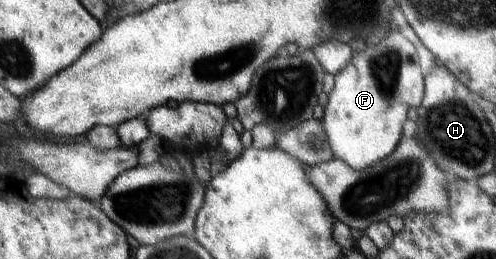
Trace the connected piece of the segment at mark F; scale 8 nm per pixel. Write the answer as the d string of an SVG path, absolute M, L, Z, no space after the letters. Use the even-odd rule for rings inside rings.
M394 28L377 46L369 46L363 52L354 52L351 64L335 76L335 88L328 95L329 101L321 124L327 136L327 144L333 159L343 160L351 170L363 172L367 168L387 159L397 148L399 140L409 126L407 114L421 104L424 94L424 76L418 64L418 55L411 42Z

